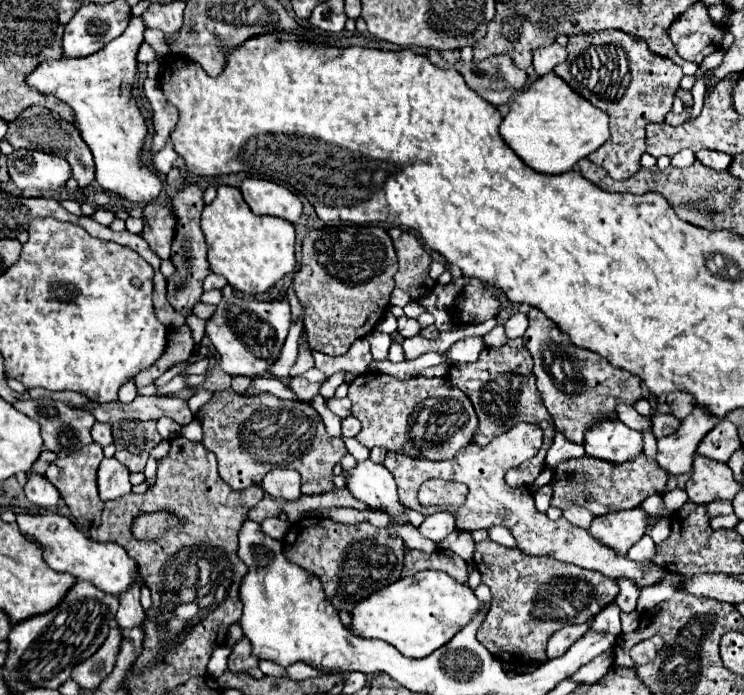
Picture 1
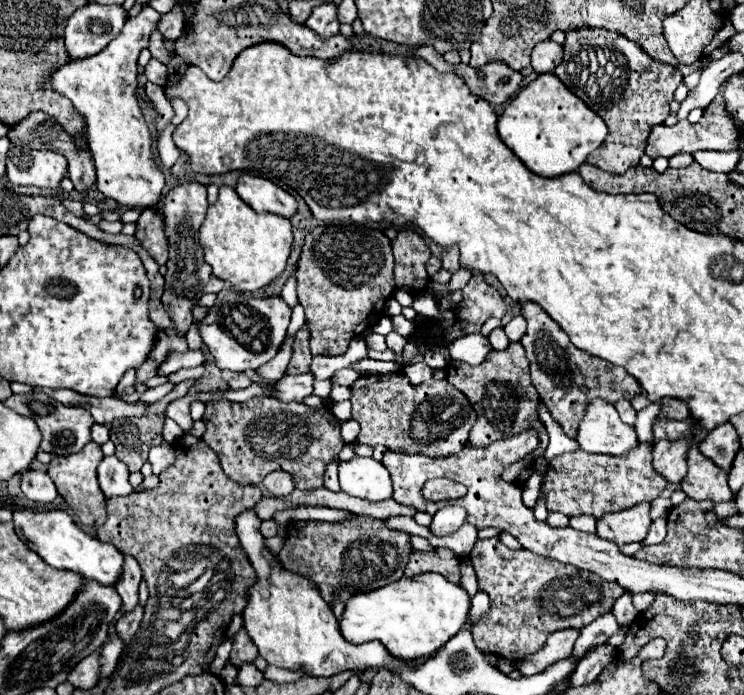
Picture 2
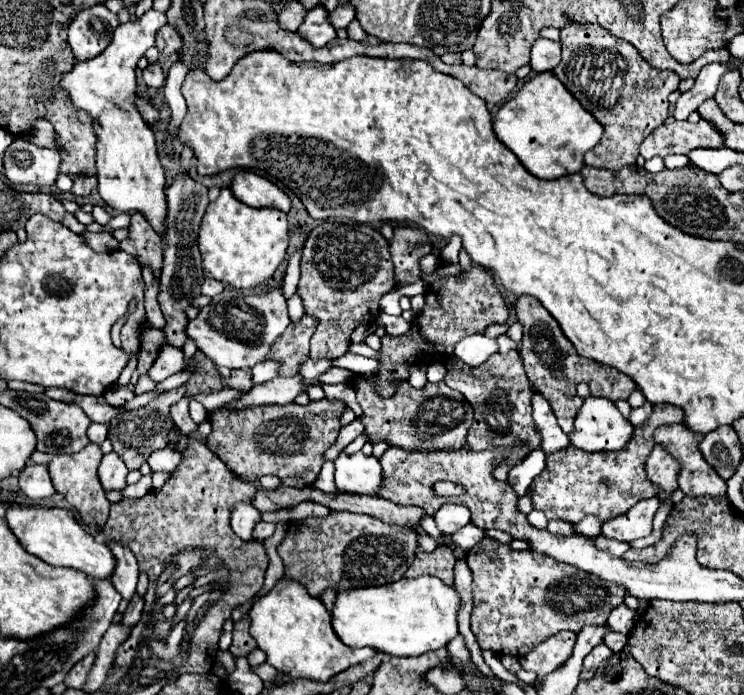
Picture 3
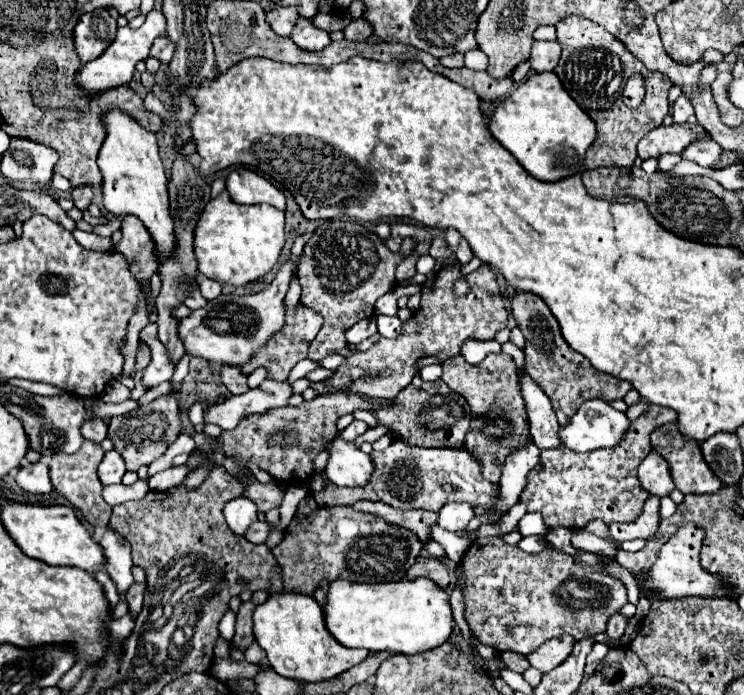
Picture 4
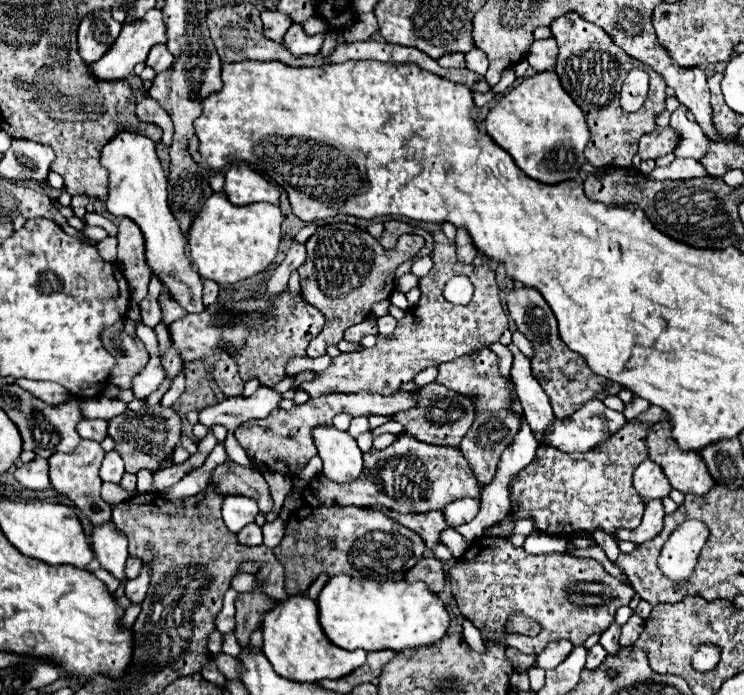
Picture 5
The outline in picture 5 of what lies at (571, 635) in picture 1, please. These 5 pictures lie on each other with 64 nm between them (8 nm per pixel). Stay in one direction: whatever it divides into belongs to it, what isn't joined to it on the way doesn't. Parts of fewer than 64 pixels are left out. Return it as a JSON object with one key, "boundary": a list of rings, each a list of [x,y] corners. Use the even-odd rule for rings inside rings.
{"boundary":[[[552,640],[548,644],[548,648],[544,648],[538,656],[536,656],[536,666],[544,668],[544,670],[552,670],[556,668],[562,660],[566,660],[566,656],[572,652],[572,642],[570,640]]]}

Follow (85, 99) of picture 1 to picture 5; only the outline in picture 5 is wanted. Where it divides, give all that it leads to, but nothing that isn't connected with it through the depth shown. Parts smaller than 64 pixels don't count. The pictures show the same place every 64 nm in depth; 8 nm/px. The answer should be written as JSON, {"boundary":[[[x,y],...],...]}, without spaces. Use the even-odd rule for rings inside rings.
{"boundary":[[[152,8],[146,12],[146,16],[142,18],[142,22],[134,24],[134,22],[124,22],[120,36],[116,38],[114,46],[94,64],[90,64],[90,72],[92,76],[96,76],[96,80],[108,82],[108,80],[126,80],[130,72],[134,72],[134,66],[138,62],[144,62],[150,48],[158,42],[166,42],[166,28],[164,28],[164,20],[162,20],[162,12],[158,8]],[[120,128],[102,148],[100,164],[108,170],[108,212],[114,216],[128,216],[140,226],[146,240],[146,260],[152,272],[166,284],[172,298],[180,302],[182,308],[188,312],[202,312],[202,278],[196,272],[182,272],[182,258],[188,258],[184,252],[186,240],[168,206],[168,182],[156,154],[156,142],[140,132]]]}

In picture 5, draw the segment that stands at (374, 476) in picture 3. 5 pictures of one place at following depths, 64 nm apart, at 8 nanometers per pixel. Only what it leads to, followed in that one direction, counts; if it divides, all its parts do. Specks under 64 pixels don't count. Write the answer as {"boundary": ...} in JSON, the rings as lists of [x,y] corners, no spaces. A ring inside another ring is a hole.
{"boundary":[[[318,426],[314,430],[314,442],[324,462],[324,476],[328,480],[346,484],[360,478],[364,470],[364,454],[360,452],[356,440],[352,440],[346,432],[336,430],[334,426]]]}

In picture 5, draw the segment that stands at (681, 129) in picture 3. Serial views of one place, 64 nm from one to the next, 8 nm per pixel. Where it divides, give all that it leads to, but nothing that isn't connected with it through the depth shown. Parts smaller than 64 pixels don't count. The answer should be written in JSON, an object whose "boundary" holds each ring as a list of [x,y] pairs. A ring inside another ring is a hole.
{"boundary":[[[670,126],[668,128],[656,128],[656,130],[642,136],[638,154],[642,160],[658,158],[658,156],[664,156],[668,152],[674,152],[678,142],[680,142],[680,134],[674,128],[670,128]]]}

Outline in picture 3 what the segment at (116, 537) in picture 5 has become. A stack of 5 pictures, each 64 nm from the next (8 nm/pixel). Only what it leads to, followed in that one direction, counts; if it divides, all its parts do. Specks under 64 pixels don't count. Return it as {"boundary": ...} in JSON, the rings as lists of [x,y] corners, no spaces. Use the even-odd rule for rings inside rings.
{"boundary":[[[112,542],[108,544],[112,548],[112,552],[116,552],[116,576],[112,576],[112,584],[114,588],[120,592],[120,596],[130,602],[132,596],[136,594],[136,584],[138,584],[138,562],[136,556],[132,552],[128,552],[128,548]]]}

